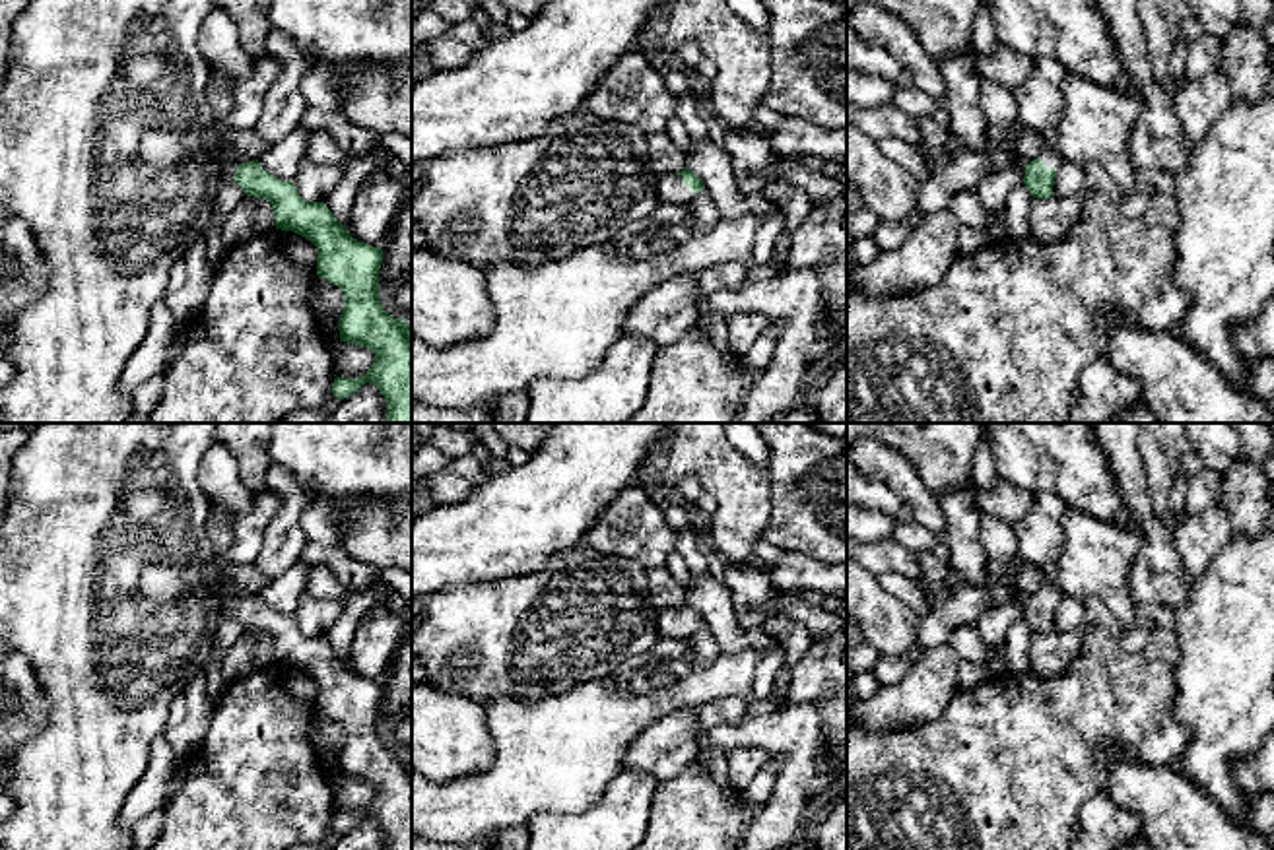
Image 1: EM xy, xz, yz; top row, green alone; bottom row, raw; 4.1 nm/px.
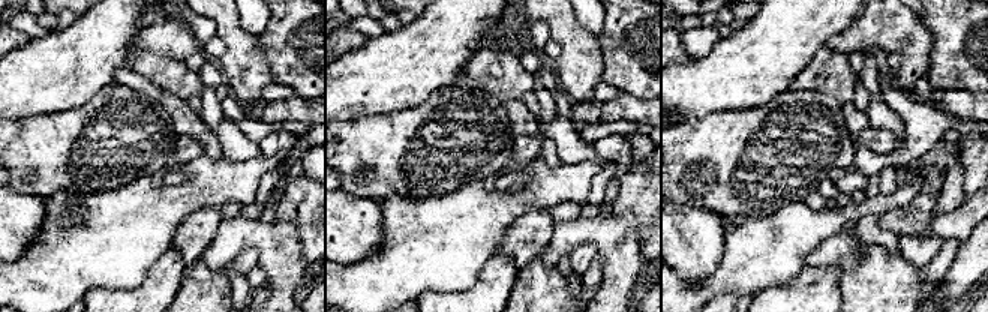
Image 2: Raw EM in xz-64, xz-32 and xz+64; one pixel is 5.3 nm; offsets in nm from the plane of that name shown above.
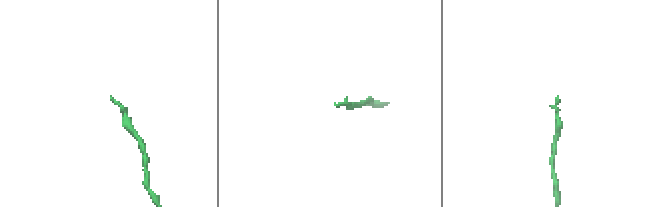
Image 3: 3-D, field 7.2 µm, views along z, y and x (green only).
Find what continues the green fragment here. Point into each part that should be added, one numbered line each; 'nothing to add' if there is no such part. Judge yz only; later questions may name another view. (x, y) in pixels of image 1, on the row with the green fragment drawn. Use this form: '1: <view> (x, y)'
1: yz (1051, 156)

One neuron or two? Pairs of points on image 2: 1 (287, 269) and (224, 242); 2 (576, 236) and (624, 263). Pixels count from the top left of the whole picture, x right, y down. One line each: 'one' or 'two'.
1: one
2: one

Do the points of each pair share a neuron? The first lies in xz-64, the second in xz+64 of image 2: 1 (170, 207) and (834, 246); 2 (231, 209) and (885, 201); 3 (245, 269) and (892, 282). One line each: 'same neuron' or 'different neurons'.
1: different neurons
2: different neurons
3: different neurons

